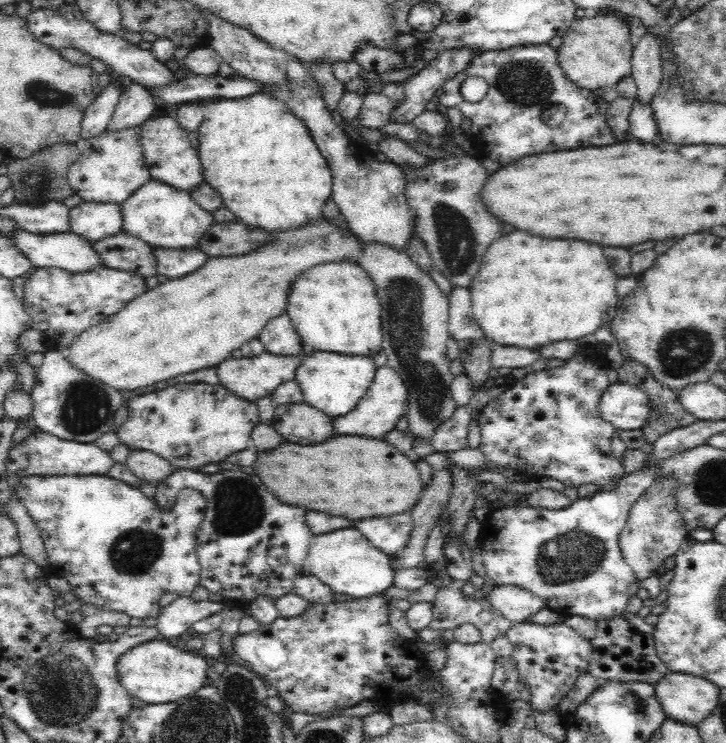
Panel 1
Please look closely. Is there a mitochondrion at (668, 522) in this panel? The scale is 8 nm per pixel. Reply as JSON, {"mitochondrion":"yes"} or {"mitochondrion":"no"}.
{"mitochondrion":"no"}

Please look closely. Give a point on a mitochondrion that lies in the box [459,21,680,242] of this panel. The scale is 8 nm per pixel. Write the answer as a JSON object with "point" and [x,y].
{"point":[525,82]}

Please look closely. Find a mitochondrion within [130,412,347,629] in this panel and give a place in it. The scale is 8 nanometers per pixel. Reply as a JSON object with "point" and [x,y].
{"point":[238,505]}

